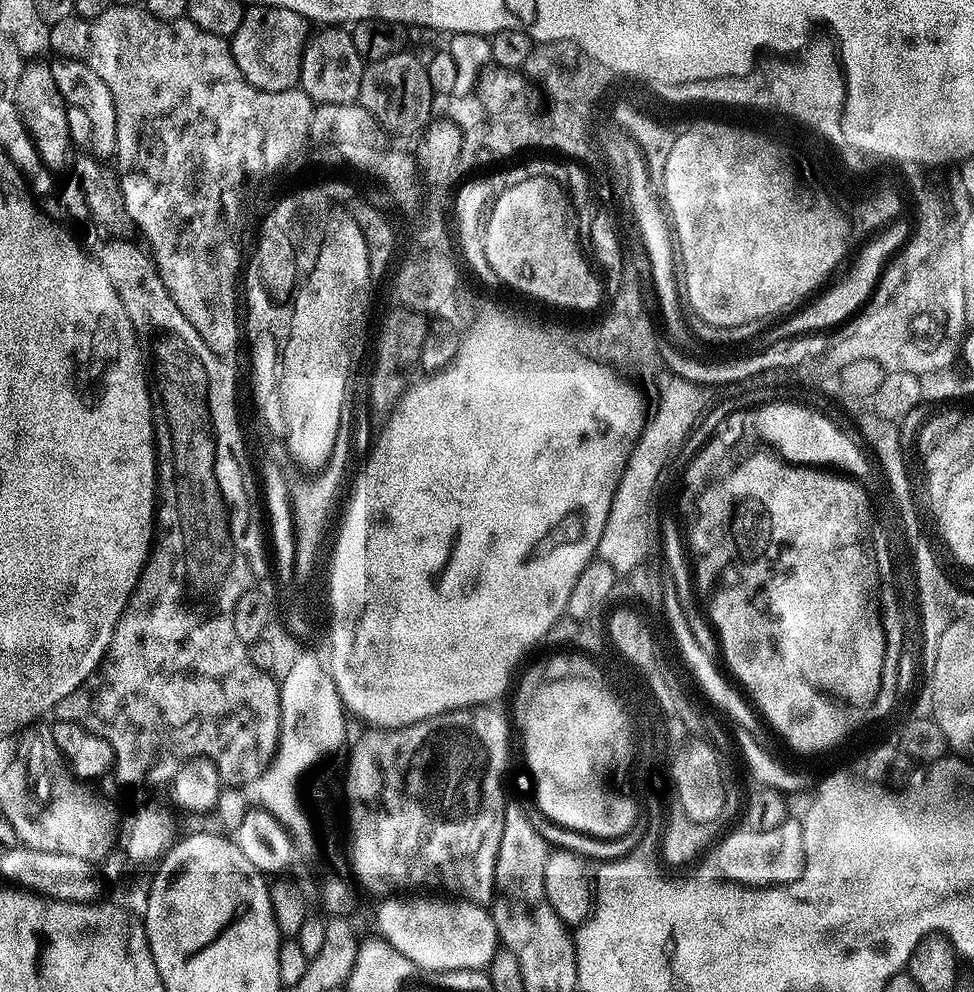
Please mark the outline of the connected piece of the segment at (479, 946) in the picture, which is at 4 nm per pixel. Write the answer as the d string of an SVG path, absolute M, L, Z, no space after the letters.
M413 896L416 896L413 900L384 898L377 903L380 904L376 908L376 928L380 931L377 933L386 943L392 944L398 954L406 954L410 962L425 972L487 969L498 950L496 927L487 907L455 898Z

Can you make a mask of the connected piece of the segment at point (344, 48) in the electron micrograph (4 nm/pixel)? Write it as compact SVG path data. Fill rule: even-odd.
M325 27L304 45L304 53L300 56L299 87L312 99L313 105L355 104L360 99L365 63L354 47L354 38L347 27Z

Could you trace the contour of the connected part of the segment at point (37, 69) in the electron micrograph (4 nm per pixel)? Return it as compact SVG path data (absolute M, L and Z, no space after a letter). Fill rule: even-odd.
M36 60L25 63L19 78L14 85L14 103L20 112L22 122L42 162L53 173L59 174L64 167L69 167L70 161L74 156L74 145L70 139L70 126L66 122L68 105L65 104L62 94L58 94L58 86L54 86L54 74L52 64Z

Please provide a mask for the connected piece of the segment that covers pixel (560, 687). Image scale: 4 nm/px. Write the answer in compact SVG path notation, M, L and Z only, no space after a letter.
M554 680L553 687L544 688L540 696L530 696L528 709L524 712L524 756L536 783L536 804L541 813L575 832L585 832L591 836L611 838L621 836L637 827L638 820L632 813L632 804L607 795L602 786L606 769L614 758L622 754L623 723L622 713L616 712L615 705L609 702L597 688L588 688L586 680Z

